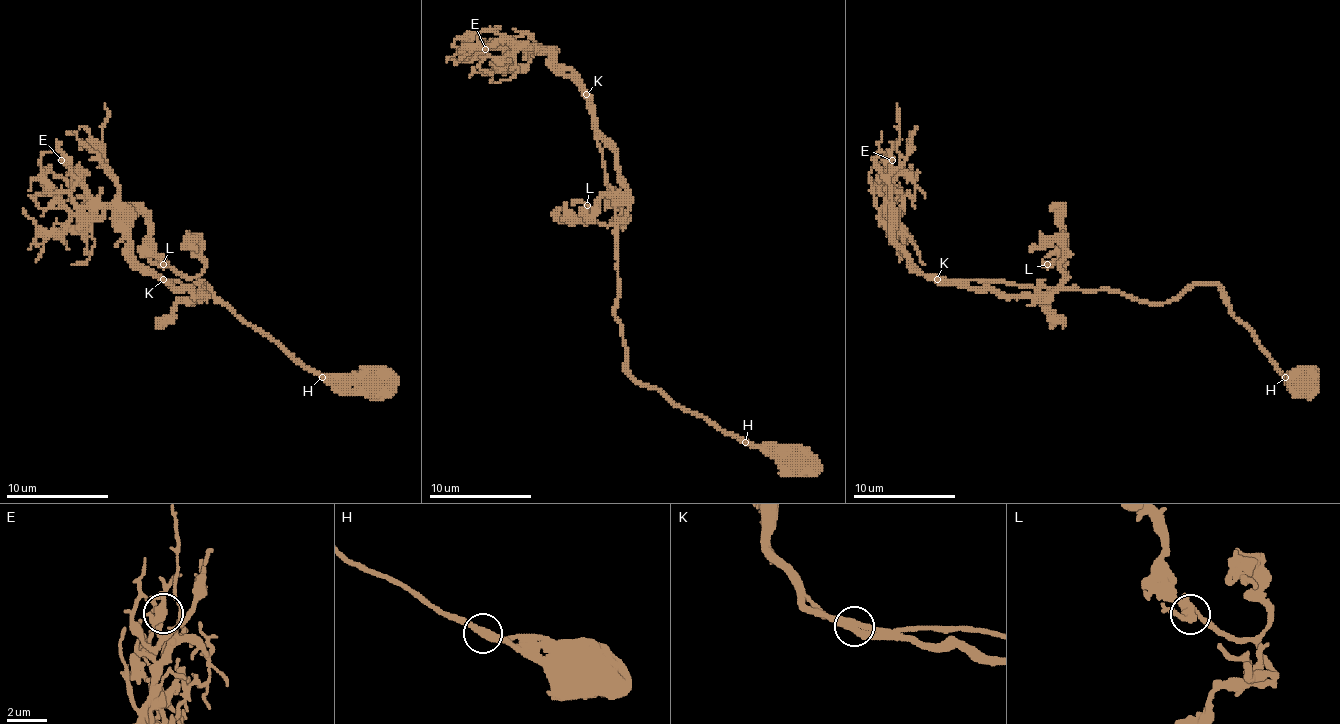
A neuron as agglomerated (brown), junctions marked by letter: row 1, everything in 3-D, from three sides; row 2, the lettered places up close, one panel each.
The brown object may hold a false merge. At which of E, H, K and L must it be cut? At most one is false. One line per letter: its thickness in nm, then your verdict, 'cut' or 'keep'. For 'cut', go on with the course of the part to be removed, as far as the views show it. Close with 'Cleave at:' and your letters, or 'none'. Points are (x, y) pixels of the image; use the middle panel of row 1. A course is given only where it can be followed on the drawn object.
E: 360 nm | keep
H: 360 nm | keep
K: 400 nm | keep
L: 300 nm | keep
Cleave at: none

